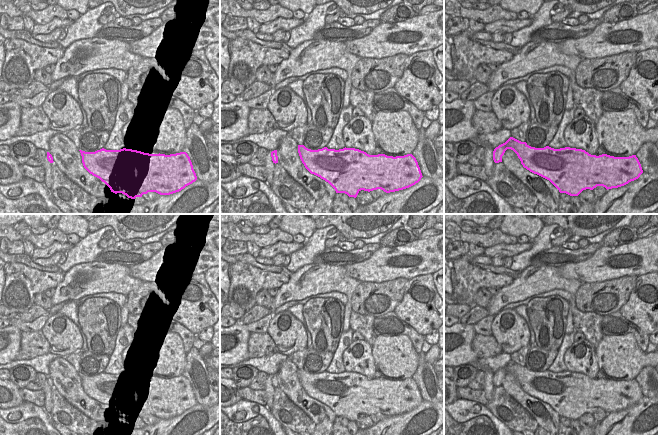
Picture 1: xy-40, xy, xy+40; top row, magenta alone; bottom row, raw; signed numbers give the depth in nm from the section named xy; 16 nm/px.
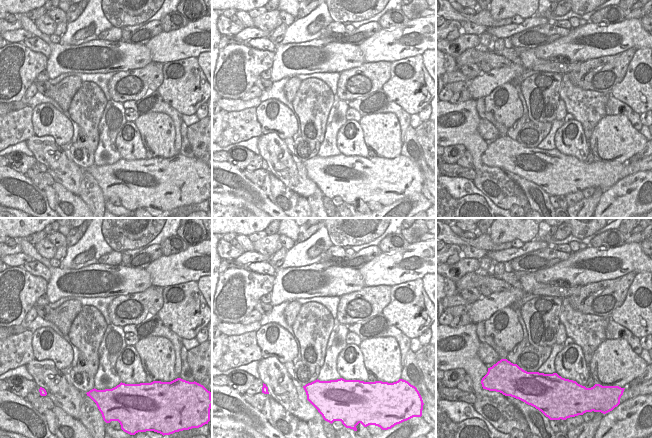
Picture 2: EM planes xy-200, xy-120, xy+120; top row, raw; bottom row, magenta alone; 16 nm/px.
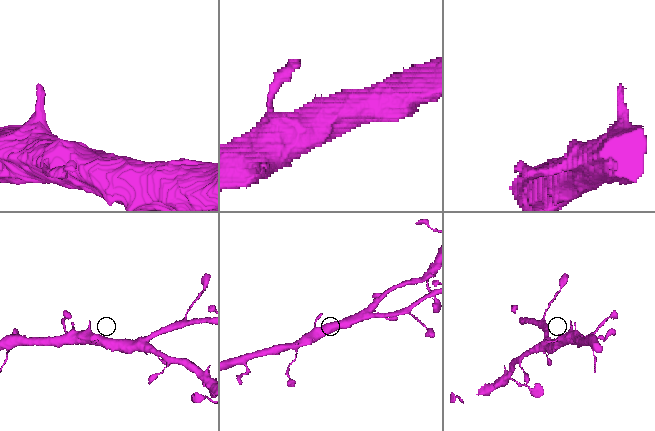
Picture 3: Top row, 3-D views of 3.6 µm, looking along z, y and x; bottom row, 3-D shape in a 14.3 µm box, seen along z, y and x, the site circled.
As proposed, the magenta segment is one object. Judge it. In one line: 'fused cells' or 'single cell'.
single cell

